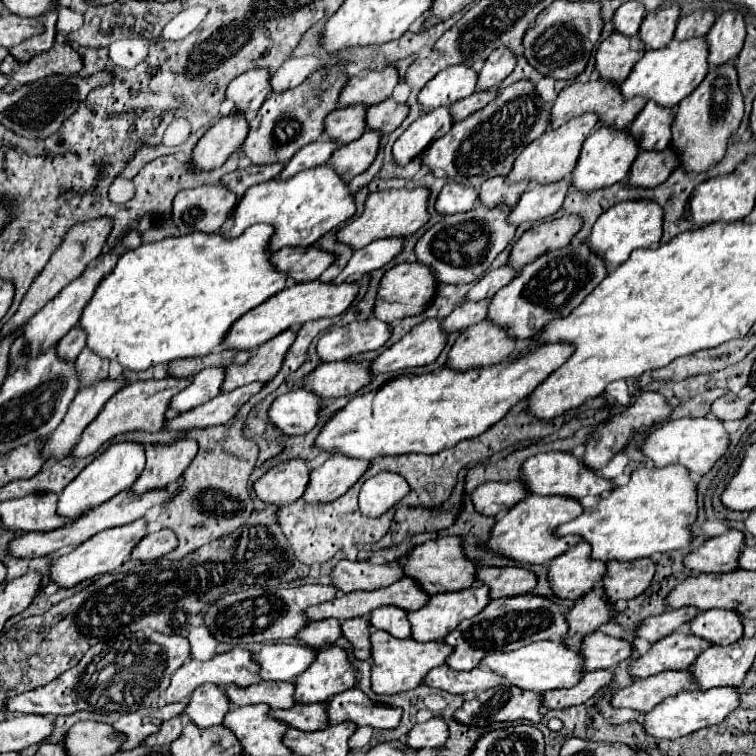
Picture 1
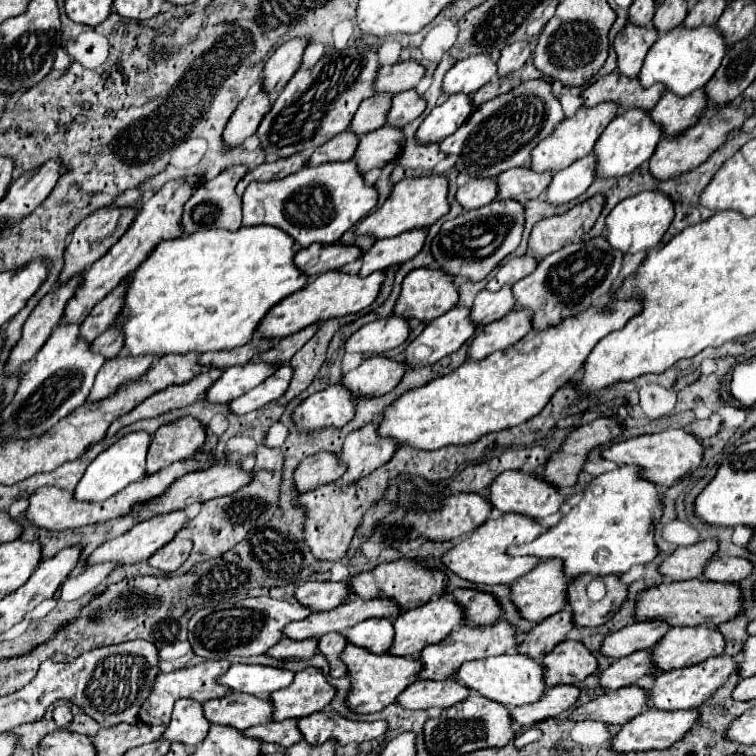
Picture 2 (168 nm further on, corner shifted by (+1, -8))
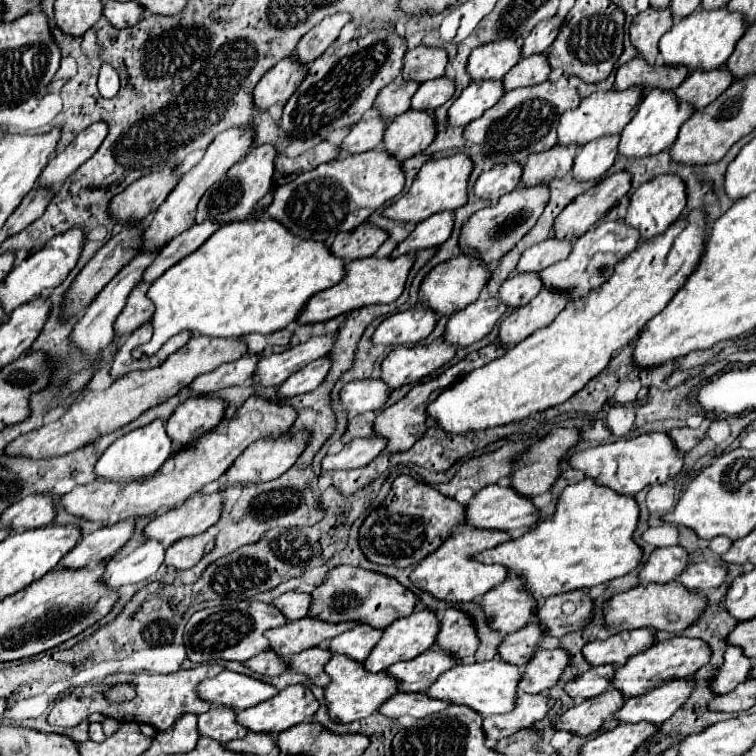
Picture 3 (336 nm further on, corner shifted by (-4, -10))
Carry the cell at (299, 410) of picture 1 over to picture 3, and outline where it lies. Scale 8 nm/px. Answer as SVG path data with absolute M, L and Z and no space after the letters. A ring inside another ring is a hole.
M353 380L341 388L339 398L347 414L377 412L389 398L389 388L383 384L383 380Z

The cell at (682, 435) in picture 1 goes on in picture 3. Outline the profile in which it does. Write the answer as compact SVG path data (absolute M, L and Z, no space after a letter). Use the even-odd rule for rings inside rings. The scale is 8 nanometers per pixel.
M663 432L641 434L629 440L615 440L611 444L595 446L589 450L581 450L571 456L571 466L583 470L587 476L595 478L599 484L617 490L619 494L637 494L647 486L665 484L683 468L683 456L675 446L673 438Z

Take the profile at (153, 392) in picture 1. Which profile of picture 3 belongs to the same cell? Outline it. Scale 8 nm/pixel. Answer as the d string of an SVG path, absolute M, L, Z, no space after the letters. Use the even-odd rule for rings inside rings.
M241 356L239 360L235 362L229 362L229 364L223 364L219 366L217 370L209 372L209 374L203 374L199 378L195 378L191 382L191 392L195 396L207 396L207 394L215 394L223 388L231 388L231 386L241 386L245 384L251 374L255 372L255 362L259 360L261 356Z

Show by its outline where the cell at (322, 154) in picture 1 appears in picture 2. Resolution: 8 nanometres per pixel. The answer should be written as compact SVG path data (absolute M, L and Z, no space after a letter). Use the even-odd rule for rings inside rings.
M346 130L346 132L338 134L338 136L334 136L334 140L328 140L322 148L314 150L308 164L318 166L318 164L326 164L326 162L352 160L354 152L358 148L358 142L360 142L360 138L352 130Z

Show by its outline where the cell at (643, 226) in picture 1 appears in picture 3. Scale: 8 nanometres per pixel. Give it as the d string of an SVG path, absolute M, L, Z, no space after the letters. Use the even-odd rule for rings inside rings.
M673 174L653 178L651 182L643 184L639 190L635 190L629 198L629 208L625 214L625 224L631 228L637 228L641 234L641 240L653 240L655 236L661 236L685 210L685 184L681 178L675 178Z

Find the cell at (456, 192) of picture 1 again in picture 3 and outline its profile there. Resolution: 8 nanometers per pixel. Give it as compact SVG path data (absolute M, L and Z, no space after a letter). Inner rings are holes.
M503 164L485 170L475 182L475 196L495 204L503 194L511 192L521 178L521 164Z

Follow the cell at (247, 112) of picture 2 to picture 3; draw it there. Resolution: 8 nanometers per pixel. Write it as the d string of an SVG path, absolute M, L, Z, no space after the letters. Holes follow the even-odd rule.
M291 58L277 62L253 90L255 108L269 110L275 104L285 104L299 88L299 82L303 82L303 74L307 74L307 66L301 66Z

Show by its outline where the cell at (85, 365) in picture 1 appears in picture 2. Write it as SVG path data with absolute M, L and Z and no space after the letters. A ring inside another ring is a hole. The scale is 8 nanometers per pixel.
M110 328L102 332L102 336L98 336L98 340L92 342L92 348L96 352L102 352L106 360L114 358L122 350L122 332L118 332L118 328Z

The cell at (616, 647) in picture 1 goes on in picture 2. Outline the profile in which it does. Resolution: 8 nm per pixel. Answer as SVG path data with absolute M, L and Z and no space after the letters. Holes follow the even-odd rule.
M564 640L558 644L552 652L548 652L542 658L542 666L546 666L546 686L558 686L558 684L574 684L584 680L586 676L596 672L596 658L582 646L578 640Z

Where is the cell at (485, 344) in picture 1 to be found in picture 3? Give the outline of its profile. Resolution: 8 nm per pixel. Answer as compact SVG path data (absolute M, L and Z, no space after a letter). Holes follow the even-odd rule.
M541 290L527 306L513 310L505 320L501 320L499 340L503 346L519 344L535 330L551 324L565 304L567 298L559 298L559 294L551 294L549 290Z

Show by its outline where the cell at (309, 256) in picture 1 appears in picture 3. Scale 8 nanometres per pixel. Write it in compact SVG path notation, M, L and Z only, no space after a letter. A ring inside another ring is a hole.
M367 222L355 228L353 232L339 234L335 242L331 244L331 252L337 258L343 258L345 262L369 258L377 252L377 248L387 240L387 232L379 228L371 228Z

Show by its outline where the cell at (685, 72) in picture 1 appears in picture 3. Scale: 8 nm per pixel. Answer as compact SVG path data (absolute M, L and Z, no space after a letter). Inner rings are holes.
M725 8L723 10L697 10L695 14L679 20L673 24L669 32L665 32L659 40L659 58L663 60L665 66L679 68L685 66L689 72L709 72L709 70L719 70L731 52L735 50L737 40L745 34L745 22L741 14L731 14Z

